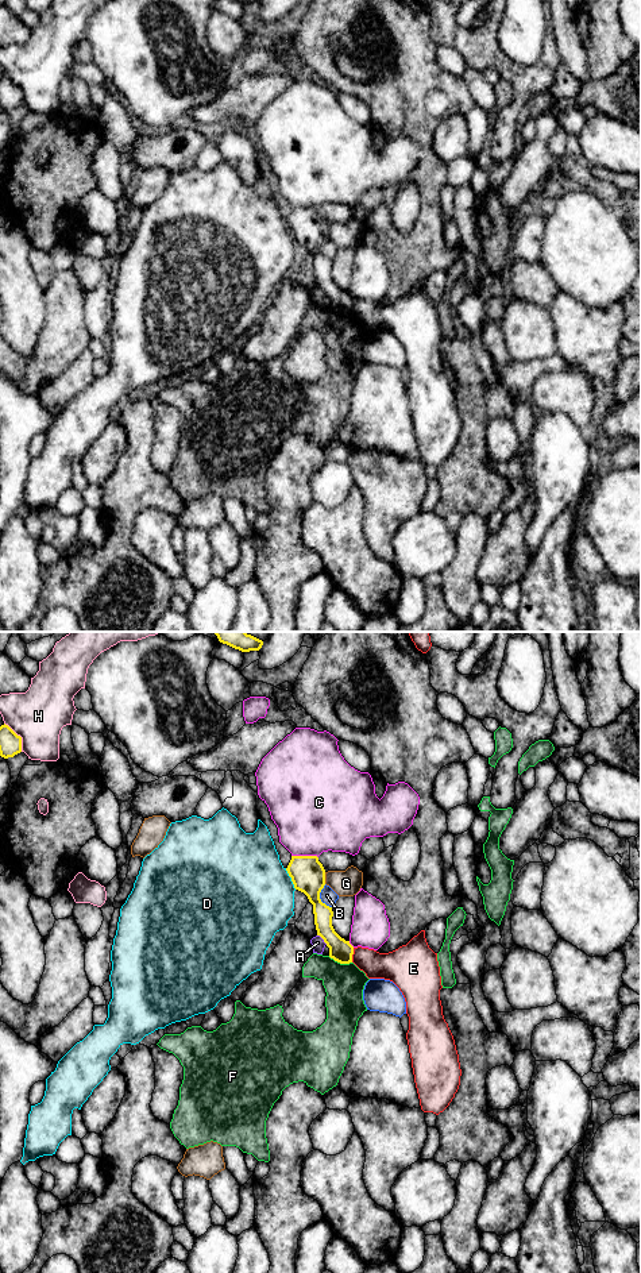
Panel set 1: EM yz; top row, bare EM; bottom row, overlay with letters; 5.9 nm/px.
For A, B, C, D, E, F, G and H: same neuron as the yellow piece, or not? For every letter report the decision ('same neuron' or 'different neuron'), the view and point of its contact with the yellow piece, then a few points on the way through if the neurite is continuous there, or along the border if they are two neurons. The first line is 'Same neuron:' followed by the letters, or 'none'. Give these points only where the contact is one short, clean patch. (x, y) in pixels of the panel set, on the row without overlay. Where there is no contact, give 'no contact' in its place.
Same neuron: none
A: different neuron | yz (323, 290)
B: different neuron | yz (319, 250) | along yz (324, 236), (320, 251), (331, 259)
C: different neuron | yz (305, 208)
D: different neuron | yz (292, 231)
E: different neuron | yz (352, 305) | along yz (354, 300), (351, 313)
F: different neuron | yz (340, 315) | along yz (328, 308), (340, 315), (351, 315)
G: different neuron | yz (324, 230)
H: different neuron | yz (19, 88)

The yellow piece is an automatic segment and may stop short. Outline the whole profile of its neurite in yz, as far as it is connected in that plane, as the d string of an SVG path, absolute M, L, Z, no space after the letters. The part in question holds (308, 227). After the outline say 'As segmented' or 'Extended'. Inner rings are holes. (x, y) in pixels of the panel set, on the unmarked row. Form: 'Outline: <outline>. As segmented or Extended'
Outline: M291 208L286 220L294 240L304 244L313 256L314 277L329 300L329 309L340 316L352 315L354 298L341 290L332 278L333 263L320 251L325 238L325 221L317 208Z. As segmented

